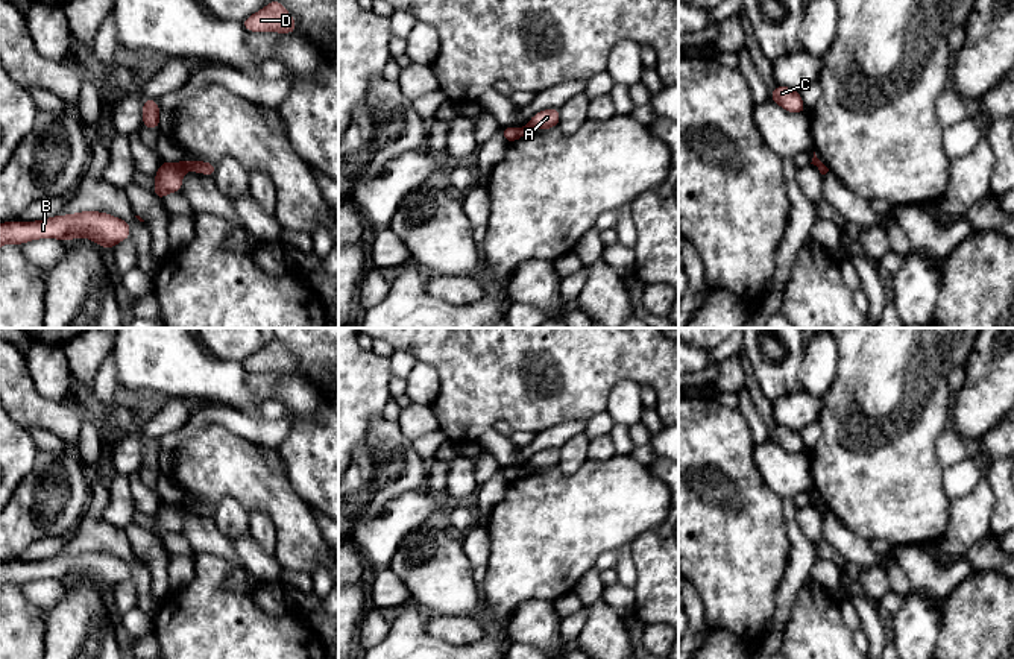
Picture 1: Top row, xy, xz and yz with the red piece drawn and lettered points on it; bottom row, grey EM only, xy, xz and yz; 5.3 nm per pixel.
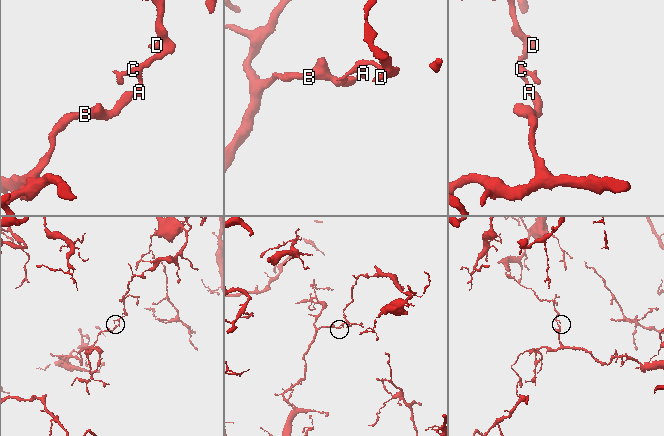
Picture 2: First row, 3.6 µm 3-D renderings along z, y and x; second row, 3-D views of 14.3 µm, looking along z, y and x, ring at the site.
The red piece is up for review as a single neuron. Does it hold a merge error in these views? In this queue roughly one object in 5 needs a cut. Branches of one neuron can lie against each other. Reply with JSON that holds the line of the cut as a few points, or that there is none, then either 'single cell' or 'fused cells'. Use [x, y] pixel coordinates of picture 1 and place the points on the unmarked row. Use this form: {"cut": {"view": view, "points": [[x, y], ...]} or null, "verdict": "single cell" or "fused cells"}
{"cut": {"view": "xy", "points": [[187, 500], [190, 509]]}, "verdict": "fused cells"}

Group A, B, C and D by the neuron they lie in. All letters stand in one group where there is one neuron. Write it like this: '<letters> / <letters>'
A C D / B

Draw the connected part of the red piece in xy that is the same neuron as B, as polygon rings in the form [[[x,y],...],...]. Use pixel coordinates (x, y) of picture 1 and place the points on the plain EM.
[[[100,551],[53,556],[35,562],[0,563],[0,588],[8,583],[23,585],[38,579],[68,582],[77,577],[90,579],[105,589],[111,589],[131,577],[131,565]]]

